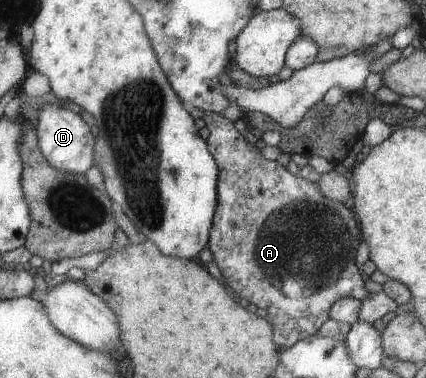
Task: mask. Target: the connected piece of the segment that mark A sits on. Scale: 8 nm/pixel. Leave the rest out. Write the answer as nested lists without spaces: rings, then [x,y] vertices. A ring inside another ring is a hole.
[[[209,111],[199,112],[198,115],[206,123],[206,127],[210,131],[208,137],[209,149],[211,150],[214,160],[218,162],[218,168],[220,168],[218,178],[218,208],[216,208],[214,214],[214,222],[212,222],[212,230],[210,230],[210,240],[208,248],[214,255],[214,263],[222,270],[222,276],[226,280],[226,284],[242,298],[248,300],[248,304],[256,305],[258,308],[266,310],[268,313],[267,320],[270,325],[273,326],[273,341],[276,342],[277,346],[281,349],[288,349],[290,346],[297,344],[301,339],[306,339],[308,336],[316,335],[316,332],[320,330],[322,324],[329,320],[329,312],[332,310],[332,305],[336,300],[340,298],[356,298],[358,302],[366,300],[370,296],[370,292],[366,289],[365,280],[362,277],[361,270],[355,262],[356,252],[360,242],[362,241],[362,232],[358,228],[358,220],[351,208],[344,206],[344,203],[334,202],[329,199],[324,193],[320,192],[320,188],[316,183],[309,182],[308,180],[302,180],[297,175],[290,174],[287,170],[287,166],[280,164],[278,161],[270,161],[265,159],[260,150],[250,144],[236,128],[232,122],[228,120],[220,113],[214,113]],[[286,288],[298,288],[303,289],[300,296],[288,296],[286,294]]]

